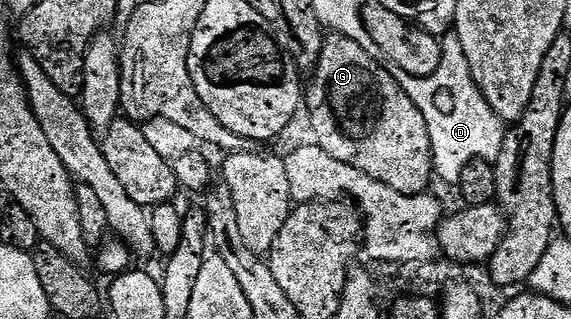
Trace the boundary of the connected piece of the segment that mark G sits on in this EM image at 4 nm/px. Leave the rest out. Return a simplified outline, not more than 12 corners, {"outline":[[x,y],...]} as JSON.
{"outline":[[324,41],[305,106],[333,160],[428,193],[425,116],[378,57]]}

